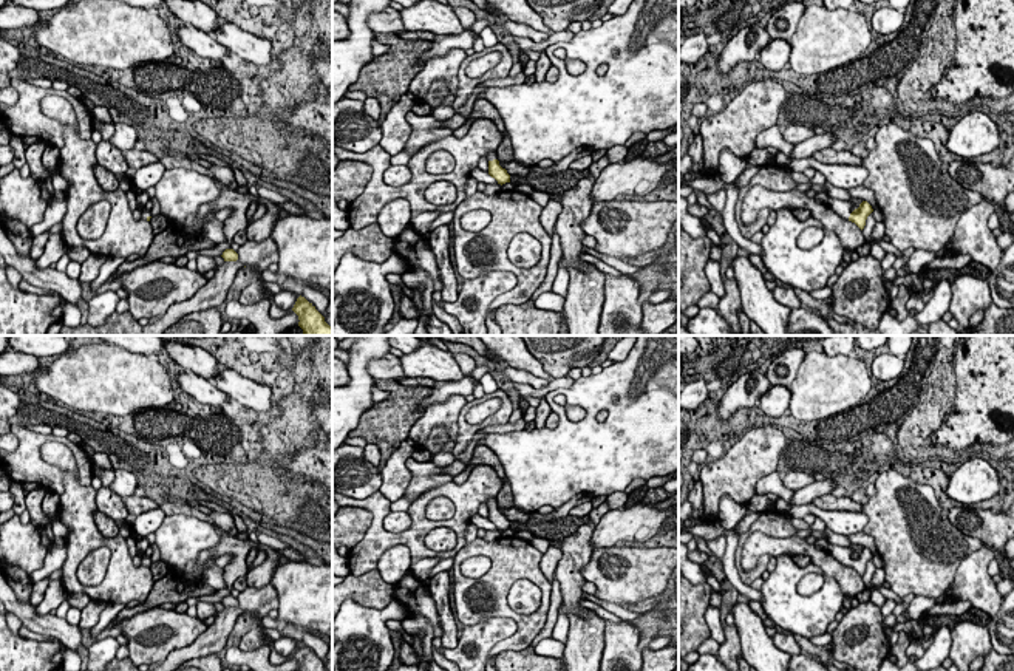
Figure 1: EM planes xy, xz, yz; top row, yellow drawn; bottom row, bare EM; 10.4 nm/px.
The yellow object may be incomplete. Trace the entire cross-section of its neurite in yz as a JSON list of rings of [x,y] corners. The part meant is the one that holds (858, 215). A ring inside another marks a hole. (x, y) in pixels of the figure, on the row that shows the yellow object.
[[[829,198],[829,207],[838,213],[841,218],[855,223],[861,230],[866,226],[867,216],[873,212],[872,206],[867,201],[863,201],[856,209],[853,203],[839,201],[835,198]]]

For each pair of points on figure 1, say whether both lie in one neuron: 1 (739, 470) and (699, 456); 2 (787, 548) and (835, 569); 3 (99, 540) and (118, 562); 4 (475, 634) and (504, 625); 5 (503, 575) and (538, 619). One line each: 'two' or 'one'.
1: two
2: one
3: one
4: one
5: one

